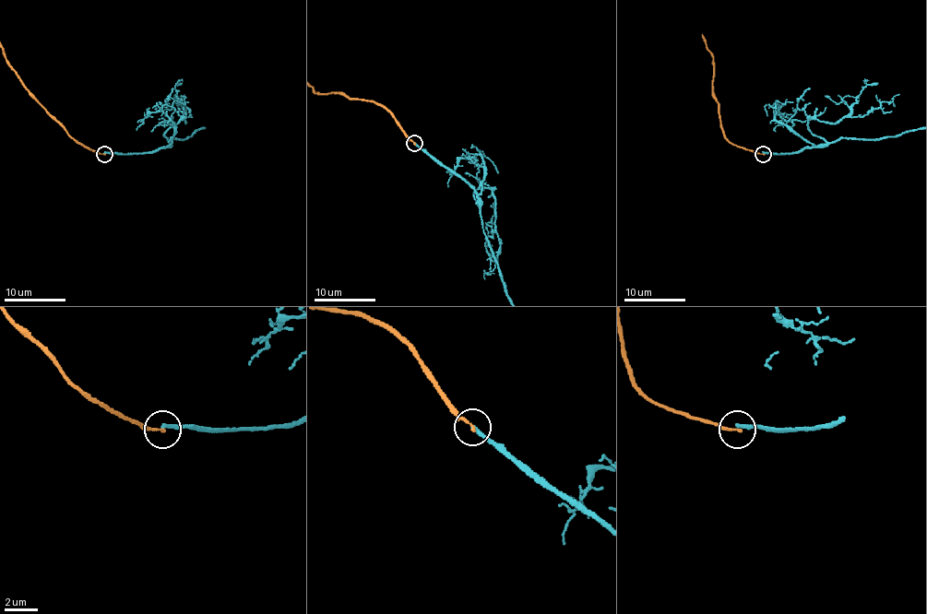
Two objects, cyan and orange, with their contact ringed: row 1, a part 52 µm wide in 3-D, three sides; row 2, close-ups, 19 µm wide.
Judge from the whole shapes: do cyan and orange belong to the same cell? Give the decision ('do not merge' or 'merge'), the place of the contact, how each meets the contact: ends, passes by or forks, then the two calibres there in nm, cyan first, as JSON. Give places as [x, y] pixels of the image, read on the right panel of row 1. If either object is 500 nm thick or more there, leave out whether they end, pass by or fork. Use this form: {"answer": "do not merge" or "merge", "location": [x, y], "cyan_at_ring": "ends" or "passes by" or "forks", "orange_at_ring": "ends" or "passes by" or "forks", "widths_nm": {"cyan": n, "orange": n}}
{"answer": "do not merge", "location": [763, 154], "cyan_at_ring": "ends", "orange_at_ring": "ends", "widths_nm": {"cyan": 240, "orange": 160}}

